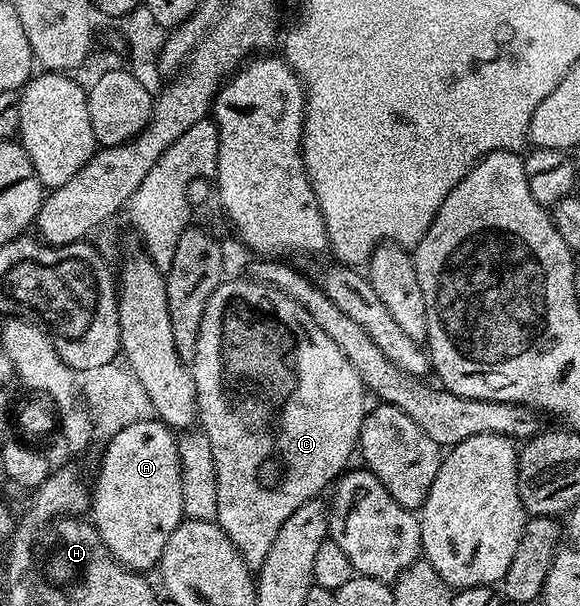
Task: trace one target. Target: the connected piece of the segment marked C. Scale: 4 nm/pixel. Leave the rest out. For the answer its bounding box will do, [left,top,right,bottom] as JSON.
[192,276,368,572]

